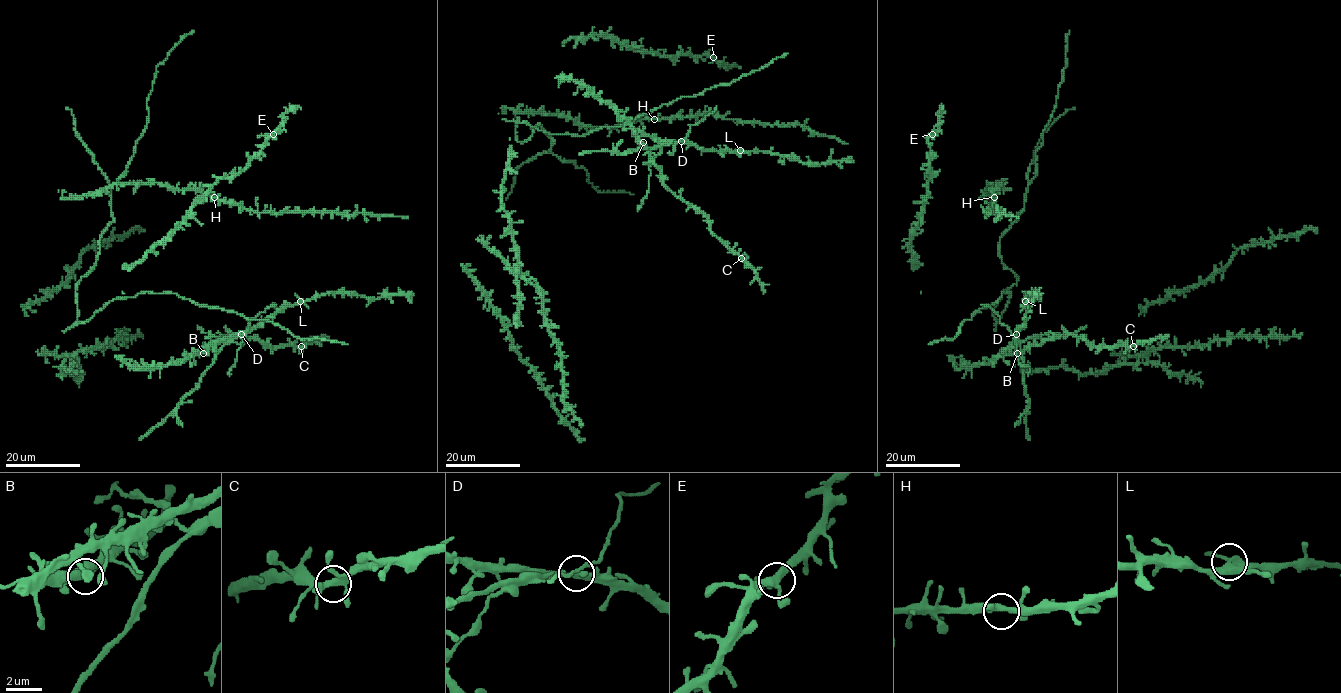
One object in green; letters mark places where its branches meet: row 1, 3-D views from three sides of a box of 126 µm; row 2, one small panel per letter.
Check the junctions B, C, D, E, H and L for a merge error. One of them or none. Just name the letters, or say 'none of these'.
D

